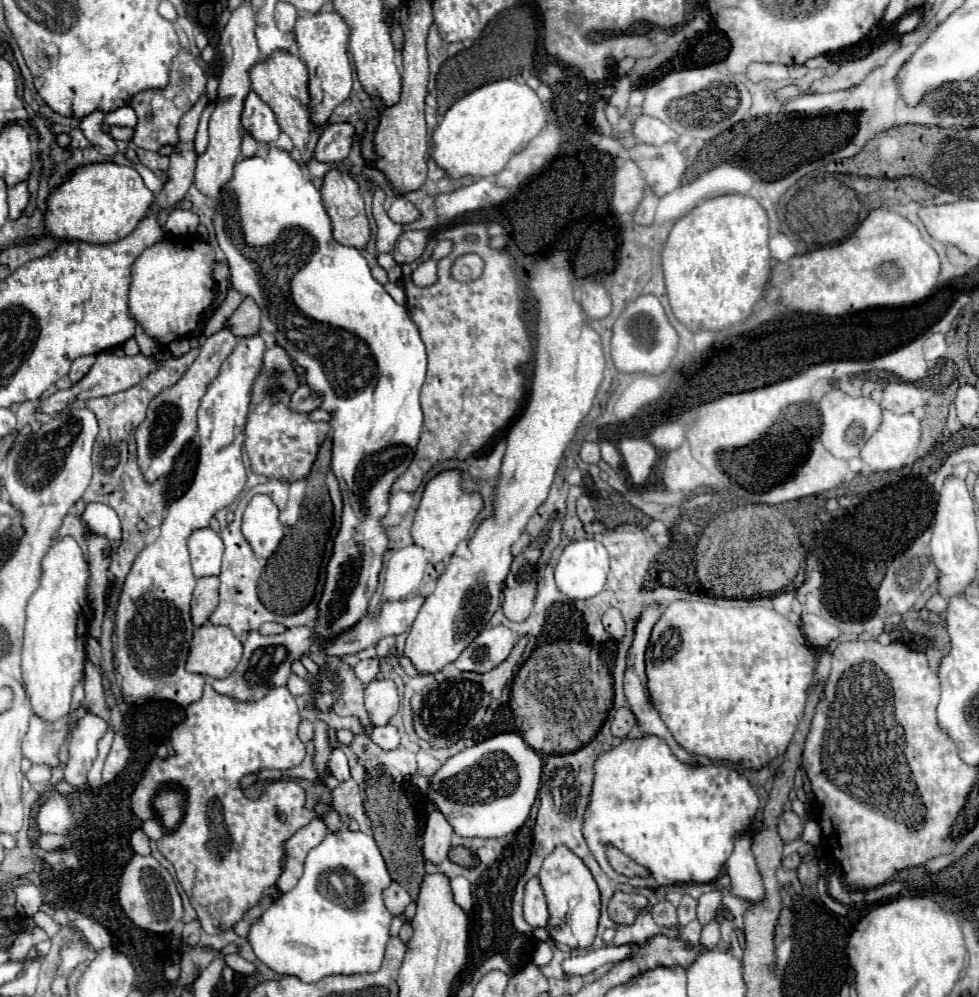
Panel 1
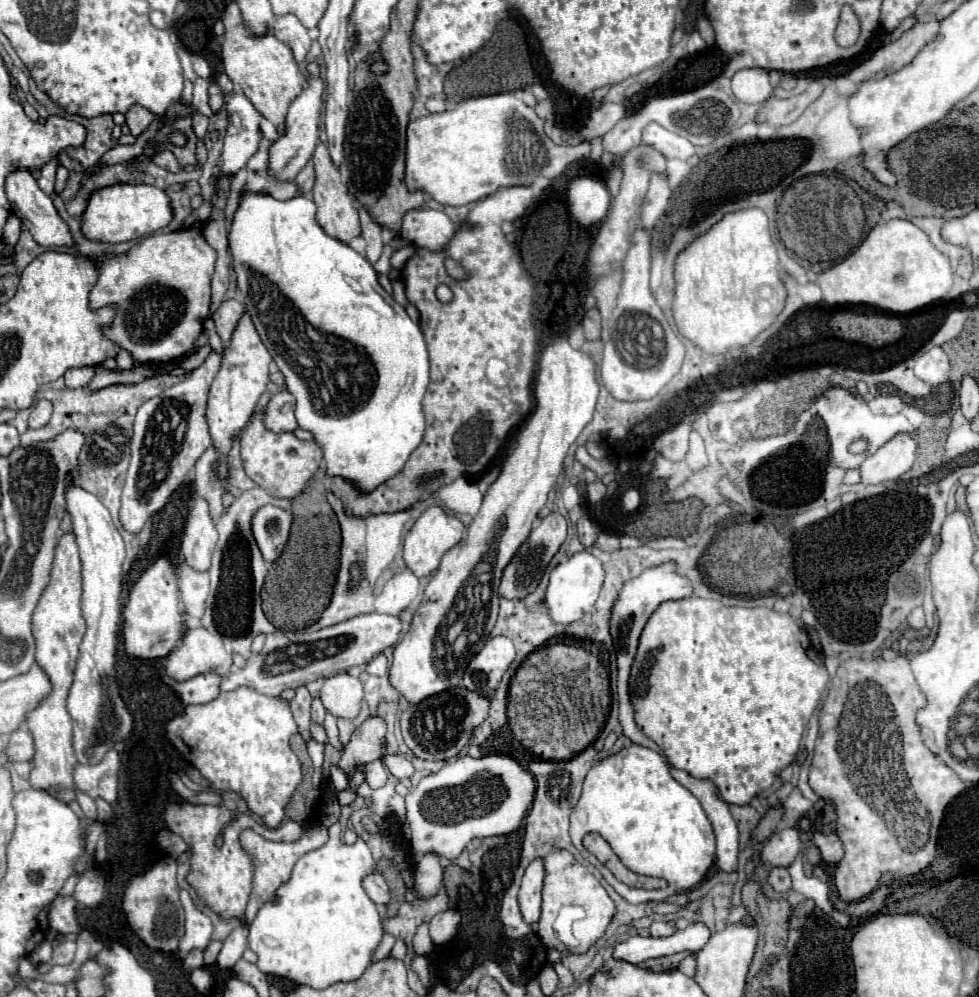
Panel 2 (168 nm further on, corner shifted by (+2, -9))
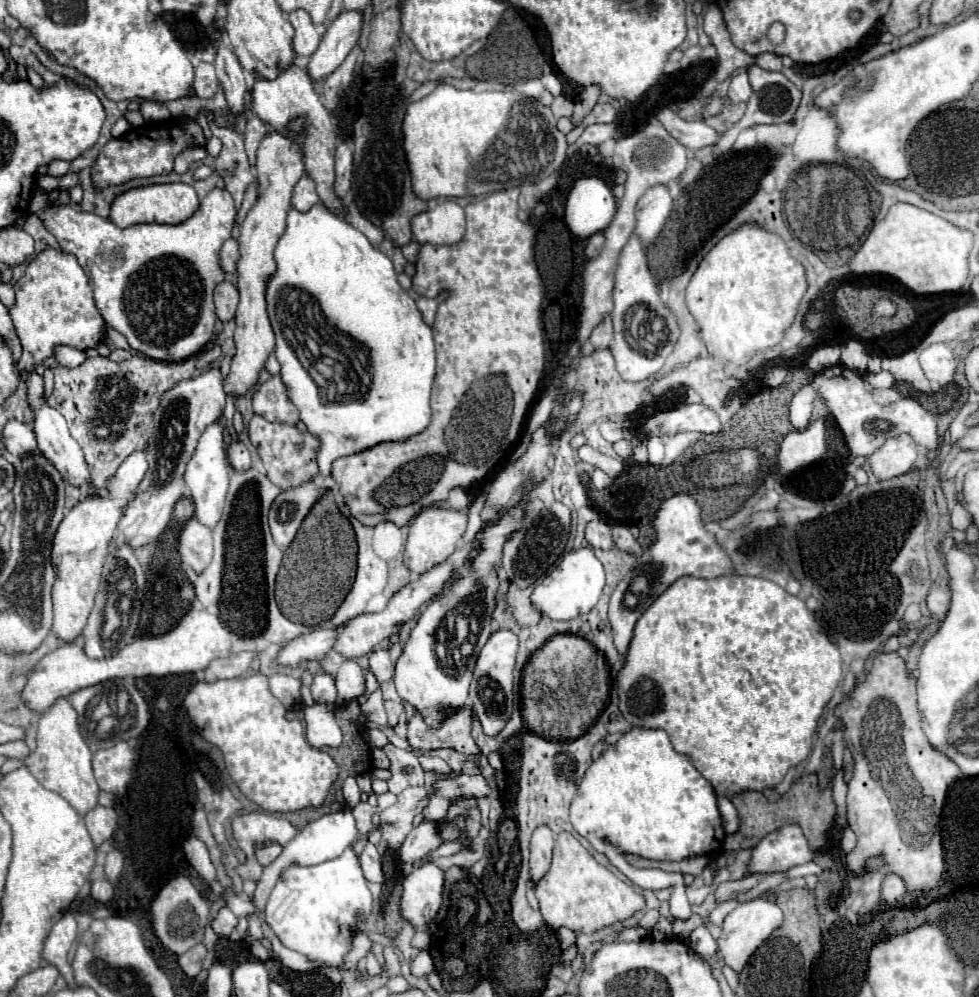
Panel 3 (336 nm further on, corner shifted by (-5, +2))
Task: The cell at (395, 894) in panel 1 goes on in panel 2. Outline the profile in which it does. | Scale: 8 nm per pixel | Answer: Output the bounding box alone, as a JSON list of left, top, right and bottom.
[363,873,391,905]

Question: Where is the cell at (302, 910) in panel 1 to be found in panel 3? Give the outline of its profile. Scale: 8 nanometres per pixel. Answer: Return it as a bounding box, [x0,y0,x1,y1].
[266,848,372,968]

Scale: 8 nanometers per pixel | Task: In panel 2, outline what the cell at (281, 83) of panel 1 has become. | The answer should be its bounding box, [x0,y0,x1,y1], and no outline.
[221,1,305,135]

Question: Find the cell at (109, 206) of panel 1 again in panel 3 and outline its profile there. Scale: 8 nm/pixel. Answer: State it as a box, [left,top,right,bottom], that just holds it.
[110,184,200,228]

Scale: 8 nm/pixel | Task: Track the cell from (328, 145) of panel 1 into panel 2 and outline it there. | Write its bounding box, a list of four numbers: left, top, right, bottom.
[295,161,315,193]

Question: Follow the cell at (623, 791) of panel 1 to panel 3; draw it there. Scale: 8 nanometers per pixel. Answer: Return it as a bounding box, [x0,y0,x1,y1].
[570,728,726,890]

